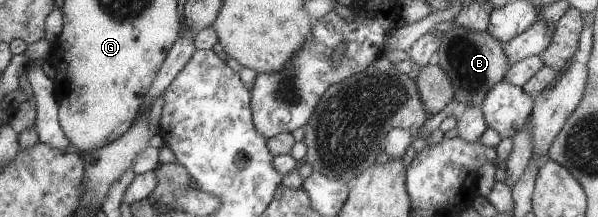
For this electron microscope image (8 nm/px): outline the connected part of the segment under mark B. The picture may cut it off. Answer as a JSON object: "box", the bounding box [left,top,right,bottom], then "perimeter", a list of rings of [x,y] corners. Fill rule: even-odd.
{"box":[432,22,510,108],"perimeter":[[[455,22],[450,31],[440,34],[436,38],[437,49],[432,56],[432,62],[446,73],[455,88],[453,99],[464,105],[480,108],[486,91],[503,80],[504,73],[510,67],[501,51],[502,43],[492,37],[488,29],[482,32],[473,31]]]}

